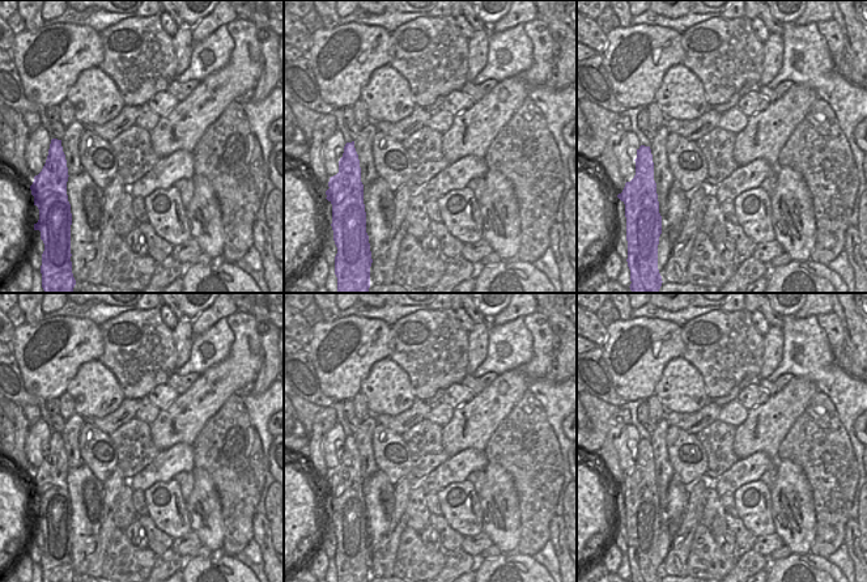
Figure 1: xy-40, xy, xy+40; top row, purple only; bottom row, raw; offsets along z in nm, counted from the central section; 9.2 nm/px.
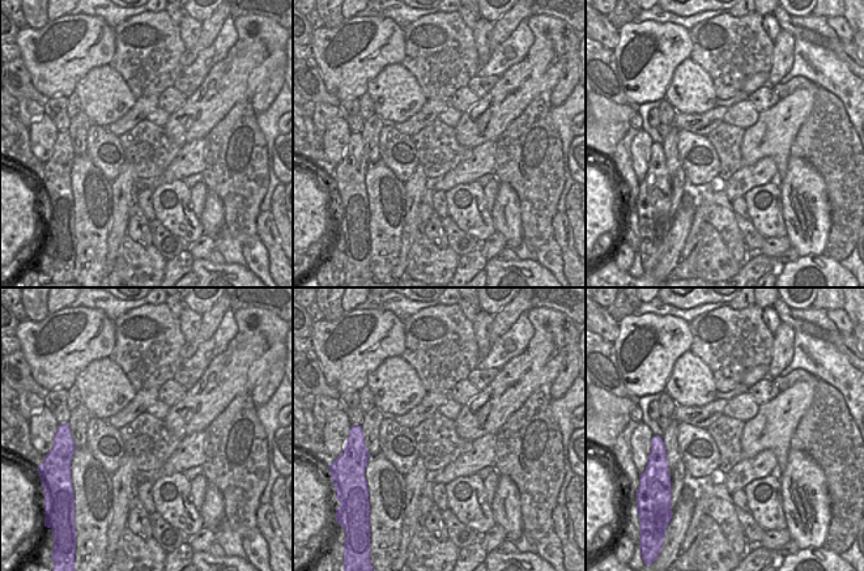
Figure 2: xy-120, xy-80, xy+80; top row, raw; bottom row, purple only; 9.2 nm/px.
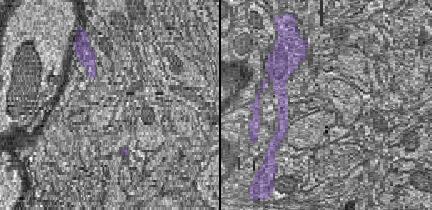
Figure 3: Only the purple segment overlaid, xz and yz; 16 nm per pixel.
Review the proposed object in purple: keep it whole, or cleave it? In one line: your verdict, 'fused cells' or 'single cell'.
fused cells

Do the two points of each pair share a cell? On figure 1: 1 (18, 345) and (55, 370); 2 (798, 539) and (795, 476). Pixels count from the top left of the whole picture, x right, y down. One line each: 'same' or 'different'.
1: same
2: same

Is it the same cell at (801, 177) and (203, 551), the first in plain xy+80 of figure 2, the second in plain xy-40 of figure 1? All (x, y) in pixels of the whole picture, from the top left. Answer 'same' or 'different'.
different

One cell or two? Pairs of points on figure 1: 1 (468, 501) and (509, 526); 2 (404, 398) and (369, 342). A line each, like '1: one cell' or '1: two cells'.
1: two cells
2: two cells

